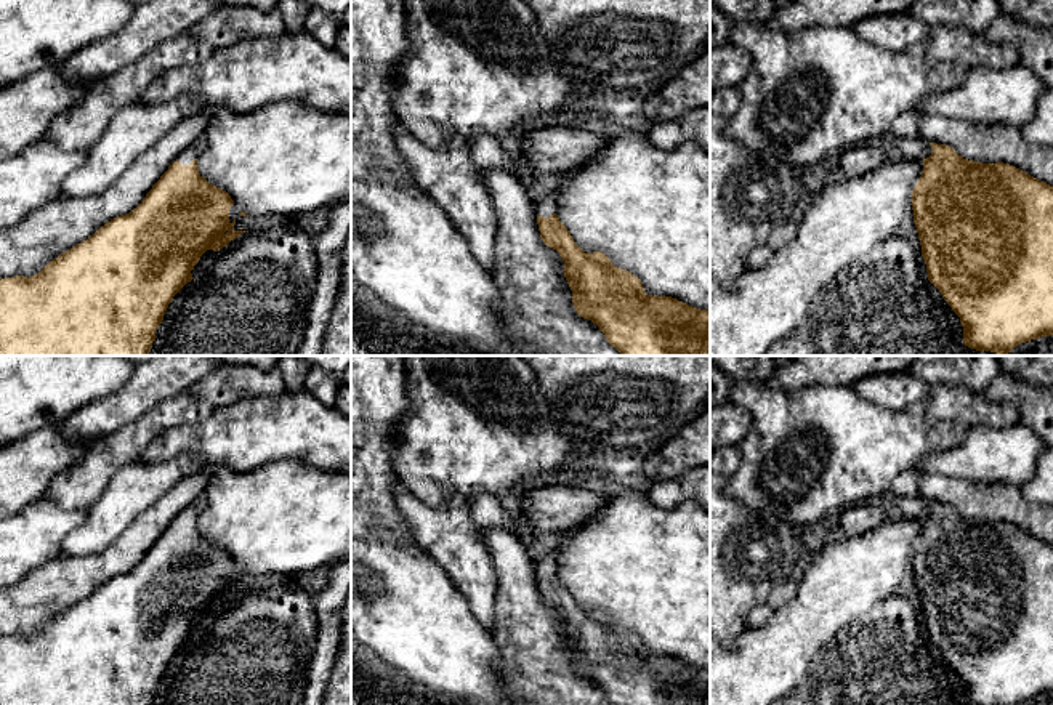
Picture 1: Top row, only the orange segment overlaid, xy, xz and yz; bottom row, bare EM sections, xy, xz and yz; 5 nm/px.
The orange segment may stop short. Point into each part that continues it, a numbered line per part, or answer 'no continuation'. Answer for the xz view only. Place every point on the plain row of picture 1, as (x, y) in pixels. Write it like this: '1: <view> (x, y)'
1: xz (547, 566)

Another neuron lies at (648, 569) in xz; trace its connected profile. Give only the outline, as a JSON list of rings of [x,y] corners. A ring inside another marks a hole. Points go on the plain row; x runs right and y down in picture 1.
[[[620,485],[607,505],[583,524],[559,532],[559,580],[585,610],[603,610],[612,623],[636,634],[646,654],[672,655],[710,670],[710,513],[694,502],[673,510],[654,506],[646,492]]]

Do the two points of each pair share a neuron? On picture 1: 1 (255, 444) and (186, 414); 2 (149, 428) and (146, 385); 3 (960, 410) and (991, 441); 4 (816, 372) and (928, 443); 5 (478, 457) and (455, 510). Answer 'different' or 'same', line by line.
1: different
2: different
3: different
4: different
5: different

